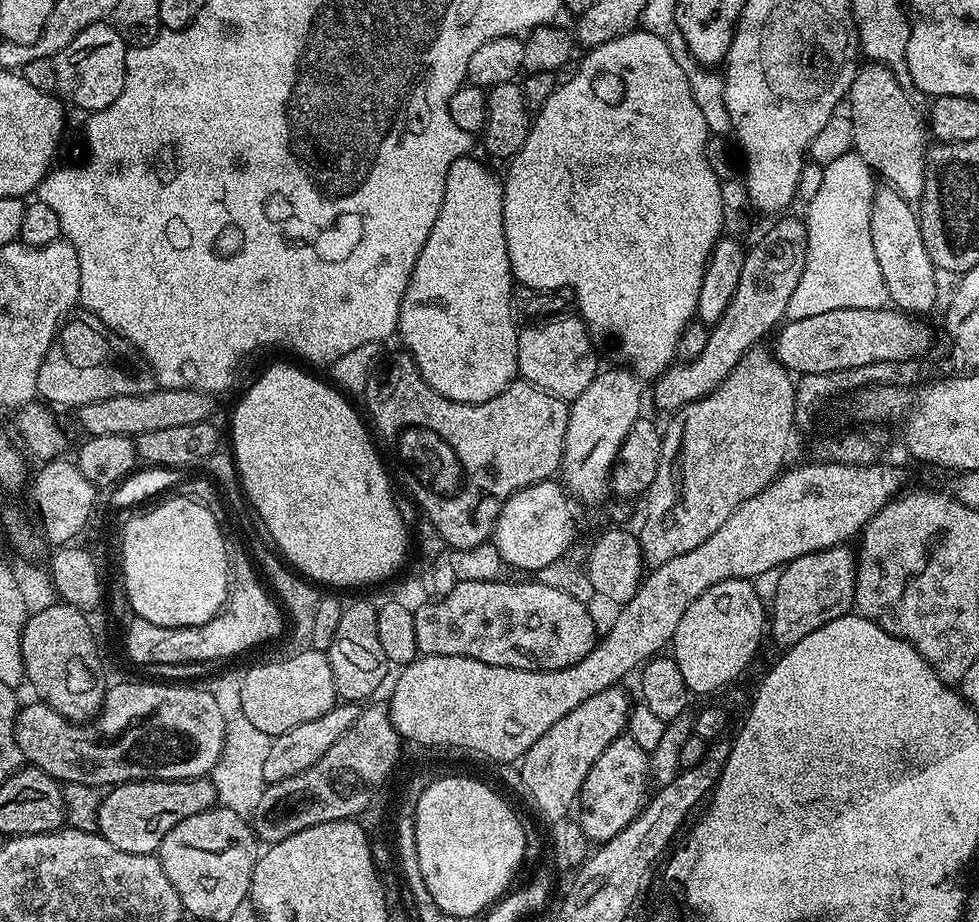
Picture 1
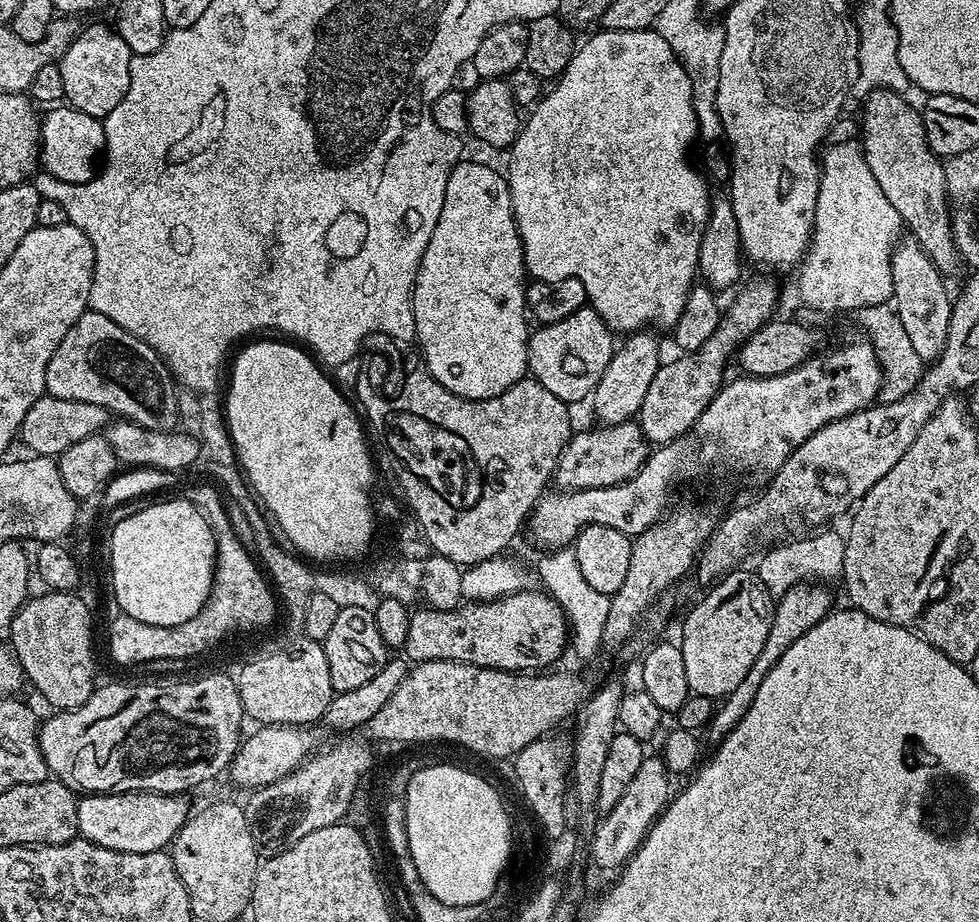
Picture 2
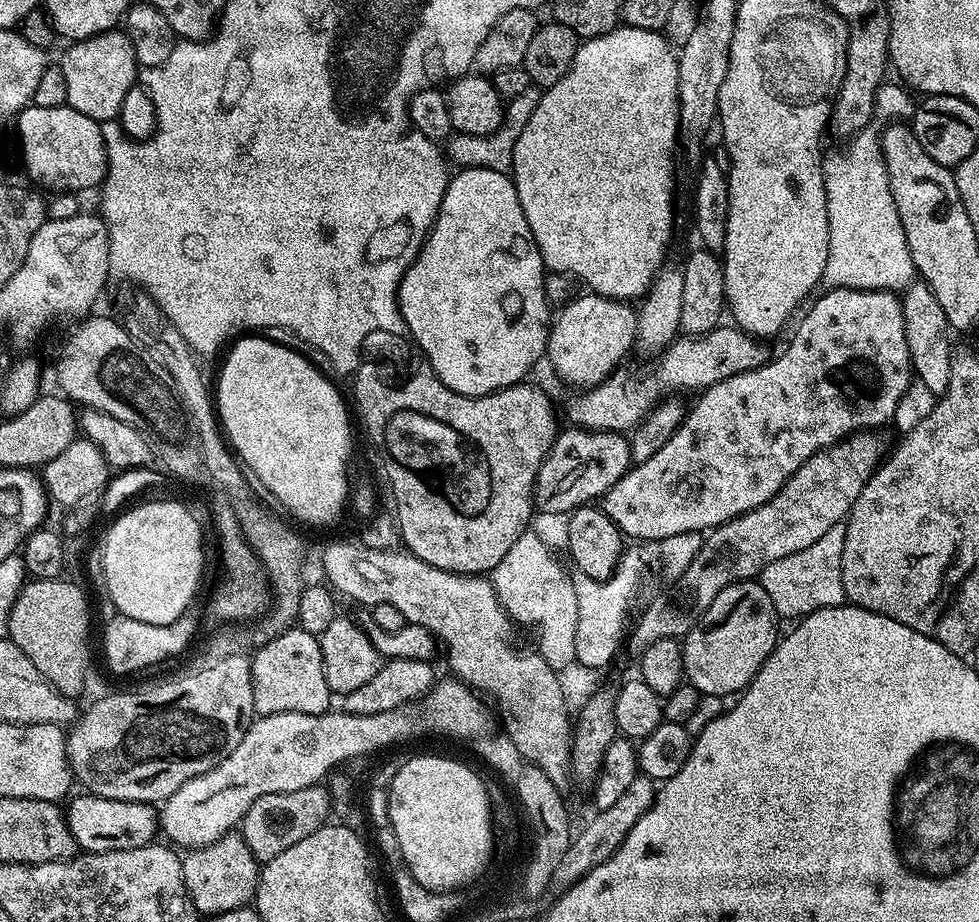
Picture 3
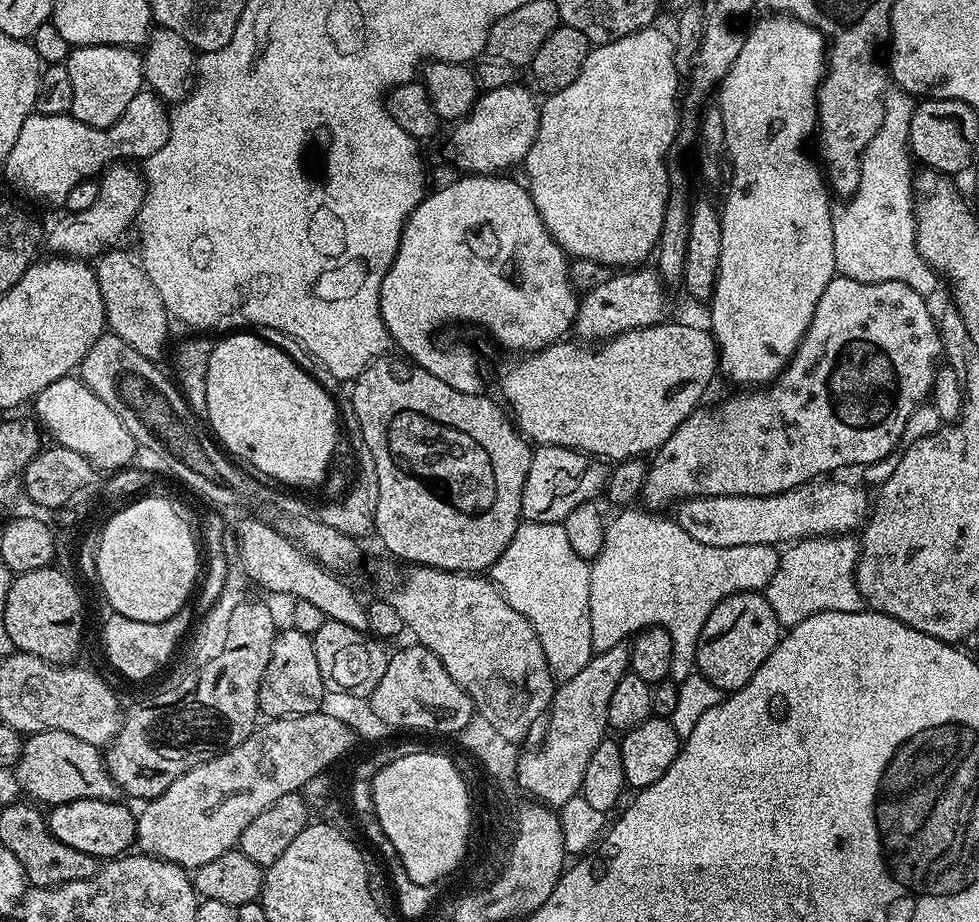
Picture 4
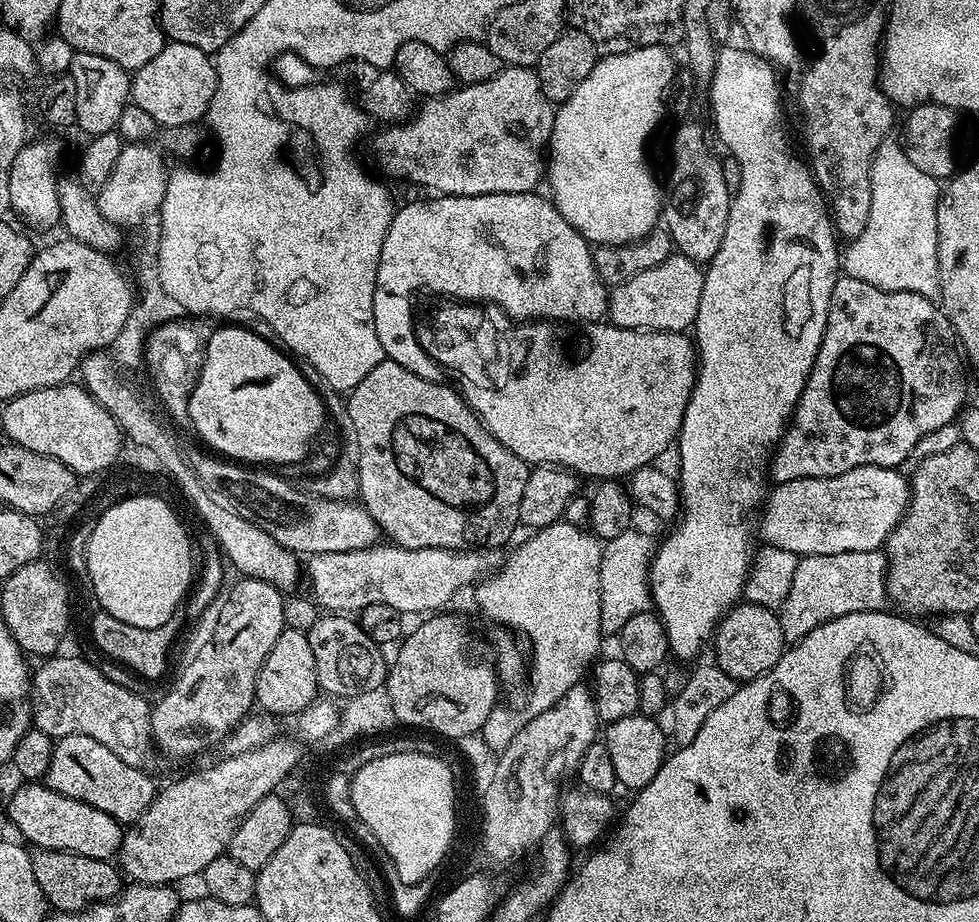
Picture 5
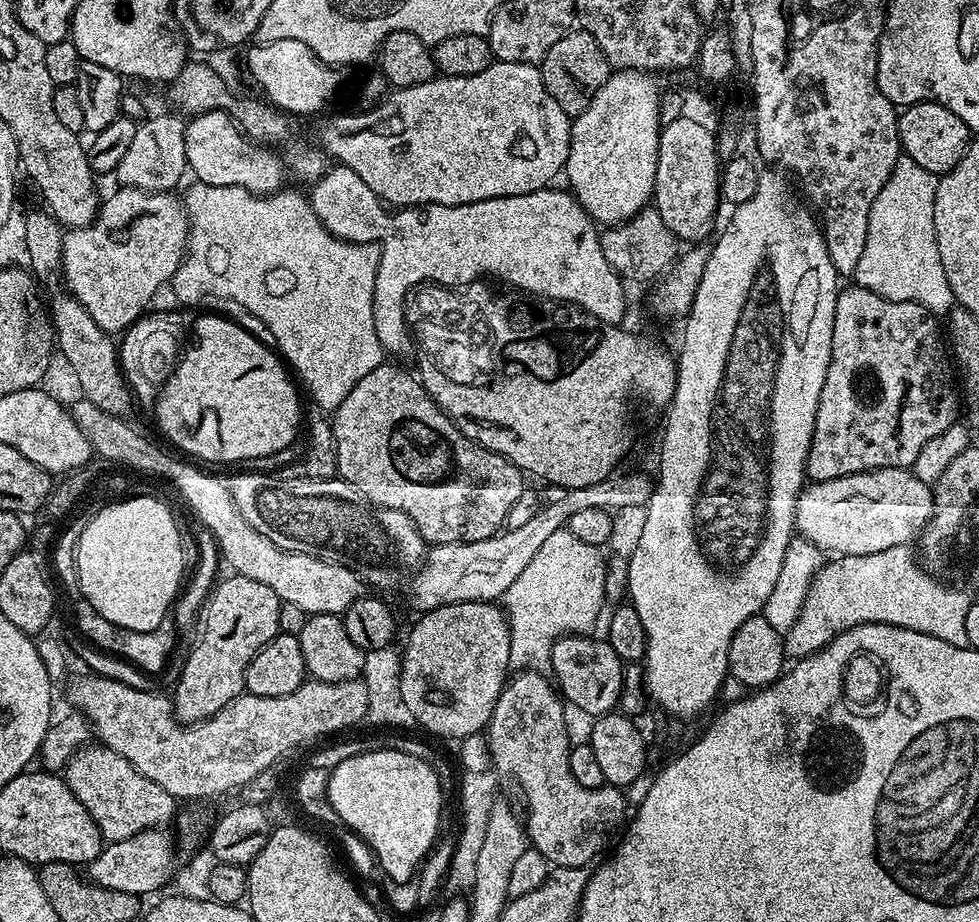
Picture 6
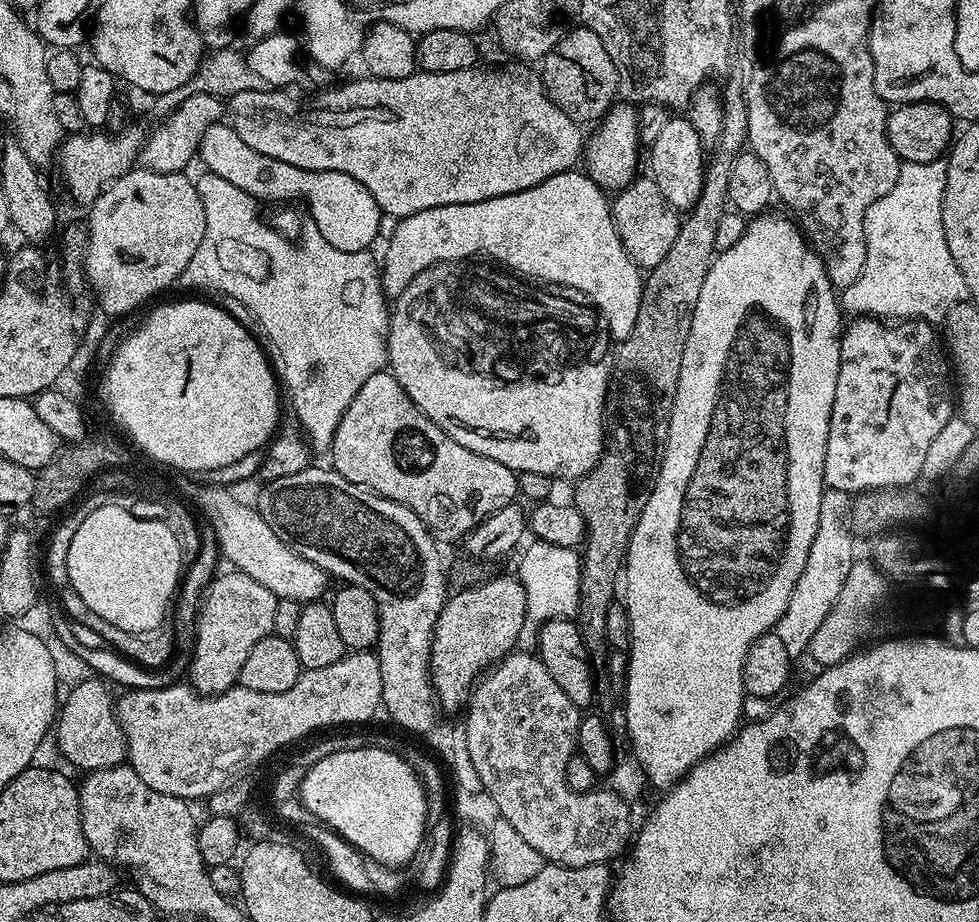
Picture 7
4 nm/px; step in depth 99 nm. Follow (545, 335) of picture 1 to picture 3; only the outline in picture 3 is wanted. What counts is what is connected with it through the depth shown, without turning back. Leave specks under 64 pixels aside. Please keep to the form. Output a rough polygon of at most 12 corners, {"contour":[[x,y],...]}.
{"contour":[[593,292],[559,309],[546,358],[587,390],[635,345],[637,311]]}

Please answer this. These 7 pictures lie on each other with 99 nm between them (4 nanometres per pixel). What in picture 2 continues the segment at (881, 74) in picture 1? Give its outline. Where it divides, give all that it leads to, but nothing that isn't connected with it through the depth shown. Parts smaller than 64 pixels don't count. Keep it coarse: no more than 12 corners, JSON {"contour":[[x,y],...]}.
{"contour":[[890,88],[864,104],[866,166],[901,225],[949,274],[944,165]]}

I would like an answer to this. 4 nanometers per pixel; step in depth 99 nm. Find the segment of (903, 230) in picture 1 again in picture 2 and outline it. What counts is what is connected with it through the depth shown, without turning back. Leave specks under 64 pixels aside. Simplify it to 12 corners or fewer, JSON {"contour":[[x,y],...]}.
{"contour":[[917,240],[892,250],[891,303],[925,362],[946,346],[954,300]]}

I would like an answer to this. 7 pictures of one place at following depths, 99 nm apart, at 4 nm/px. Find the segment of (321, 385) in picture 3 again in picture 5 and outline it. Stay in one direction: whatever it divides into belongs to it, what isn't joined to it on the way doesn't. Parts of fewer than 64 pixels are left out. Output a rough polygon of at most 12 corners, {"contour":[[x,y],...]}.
{"contour":[[217,327],[188,420],[221,457],[299,465],[326,404],[297,361]]}

